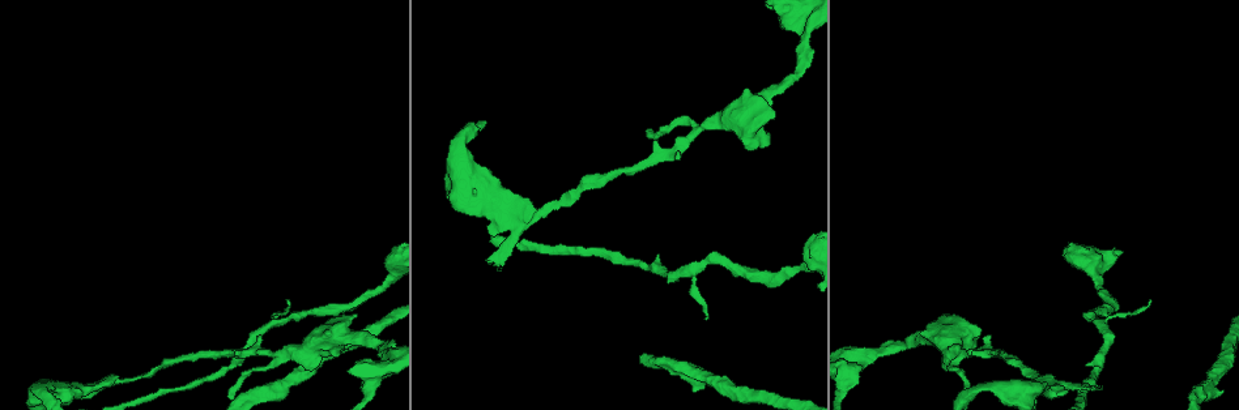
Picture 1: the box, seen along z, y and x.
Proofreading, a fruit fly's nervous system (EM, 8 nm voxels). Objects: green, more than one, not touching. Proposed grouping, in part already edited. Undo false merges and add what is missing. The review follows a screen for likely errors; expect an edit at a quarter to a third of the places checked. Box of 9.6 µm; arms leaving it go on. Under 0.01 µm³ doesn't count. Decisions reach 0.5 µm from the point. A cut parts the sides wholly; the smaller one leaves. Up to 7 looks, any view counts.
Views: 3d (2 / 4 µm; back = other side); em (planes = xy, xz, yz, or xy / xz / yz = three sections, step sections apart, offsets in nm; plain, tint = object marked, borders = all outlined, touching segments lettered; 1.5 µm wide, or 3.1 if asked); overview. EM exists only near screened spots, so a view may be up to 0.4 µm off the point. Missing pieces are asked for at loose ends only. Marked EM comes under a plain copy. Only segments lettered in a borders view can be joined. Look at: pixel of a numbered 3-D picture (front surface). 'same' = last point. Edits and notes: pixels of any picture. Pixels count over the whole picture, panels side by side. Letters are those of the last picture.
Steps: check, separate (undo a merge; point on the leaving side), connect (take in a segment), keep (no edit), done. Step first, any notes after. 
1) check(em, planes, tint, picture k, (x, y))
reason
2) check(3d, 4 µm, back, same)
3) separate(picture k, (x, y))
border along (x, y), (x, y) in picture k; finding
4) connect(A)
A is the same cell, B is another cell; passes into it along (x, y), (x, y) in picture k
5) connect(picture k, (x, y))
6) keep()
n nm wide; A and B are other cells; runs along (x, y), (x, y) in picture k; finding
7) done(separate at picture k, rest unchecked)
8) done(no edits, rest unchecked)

check(3d, 4 µm, picture 1, (275, 323))
narrows sharply

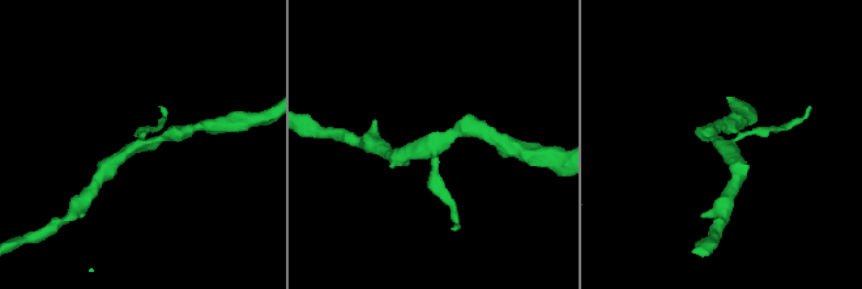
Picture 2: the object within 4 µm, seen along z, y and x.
check(em, xz, step 4, borders, picture 2, (440, 141))

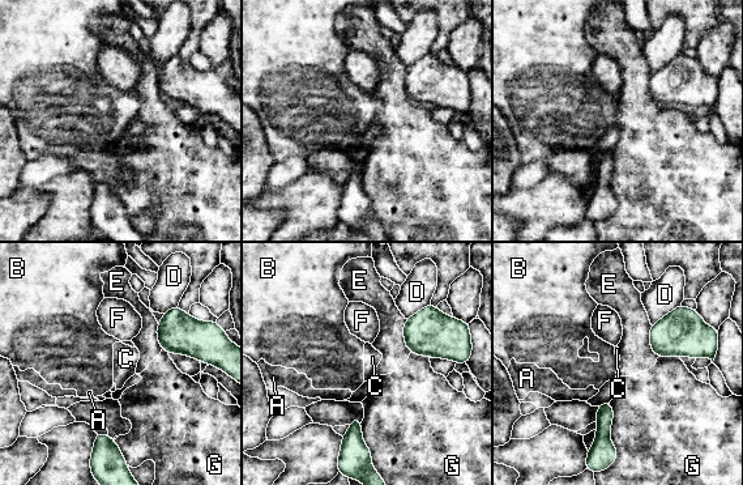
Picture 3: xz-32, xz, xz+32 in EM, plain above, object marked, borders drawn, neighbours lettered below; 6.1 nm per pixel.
keep()
A, B, C, D, E, F and G are other cells; border along (680, 305), (652, 326) in picture 3; all the same neuron

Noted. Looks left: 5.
check(em, planes, tint, picture 1, (1098, 278))
two arms in line, one across

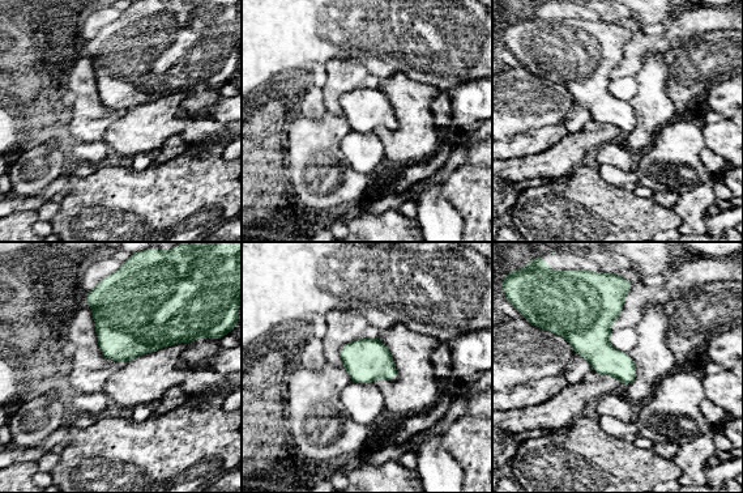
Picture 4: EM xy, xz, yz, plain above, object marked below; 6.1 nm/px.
check(em, planes, borders, same)
what lies round it

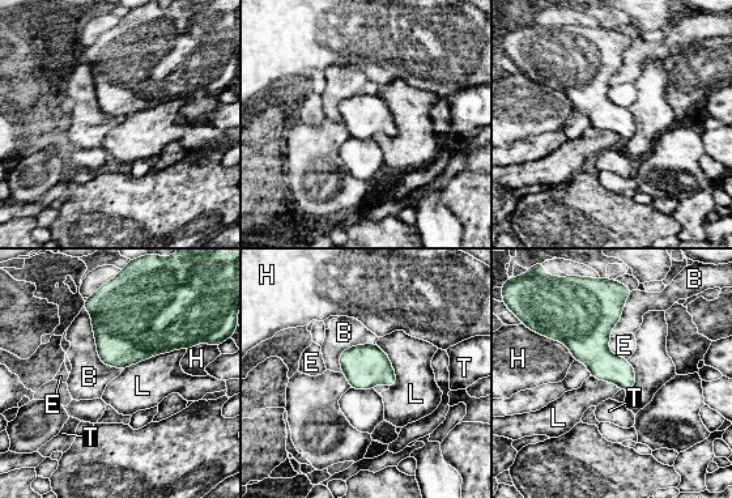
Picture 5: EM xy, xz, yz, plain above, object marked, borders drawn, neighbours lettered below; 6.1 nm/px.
keep()
B, E, H, L and T are other cells; border along (186, 348), (157, 353), (123, 370) in picture 5; continuous, no second neuron

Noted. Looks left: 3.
check(3d, 4 µm, picture 1, (964, 353))
branch point

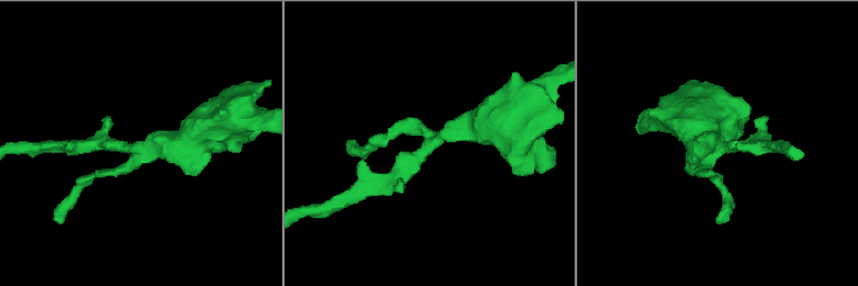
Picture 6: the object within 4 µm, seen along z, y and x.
check(em, yz, step 4, tint, picture 6, (140, 147))
3 arms; now the EM

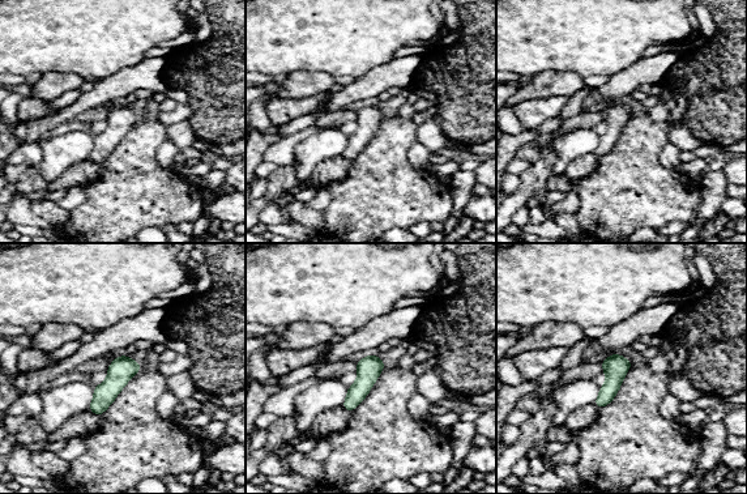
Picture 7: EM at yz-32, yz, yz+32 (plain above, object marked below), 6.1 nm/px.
check(em, planes, borders, same)
another direction

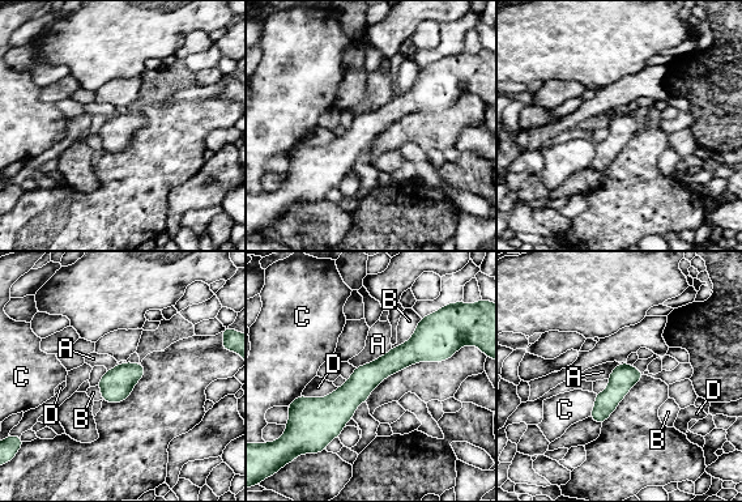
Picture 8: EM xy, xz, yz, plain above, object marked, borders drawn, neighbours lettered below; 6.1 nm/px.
keep()
B touches over 260 nm; A, B, C and D are other cells; all the same neuron

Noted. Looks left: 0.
done(no edits, rest unchecked)

